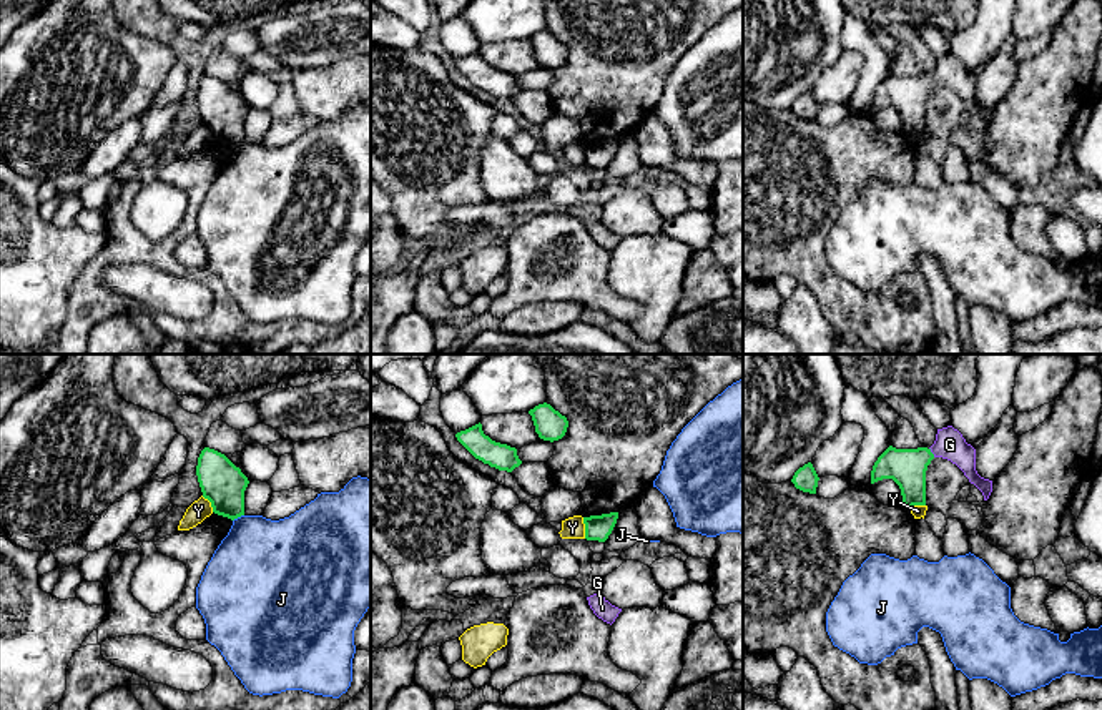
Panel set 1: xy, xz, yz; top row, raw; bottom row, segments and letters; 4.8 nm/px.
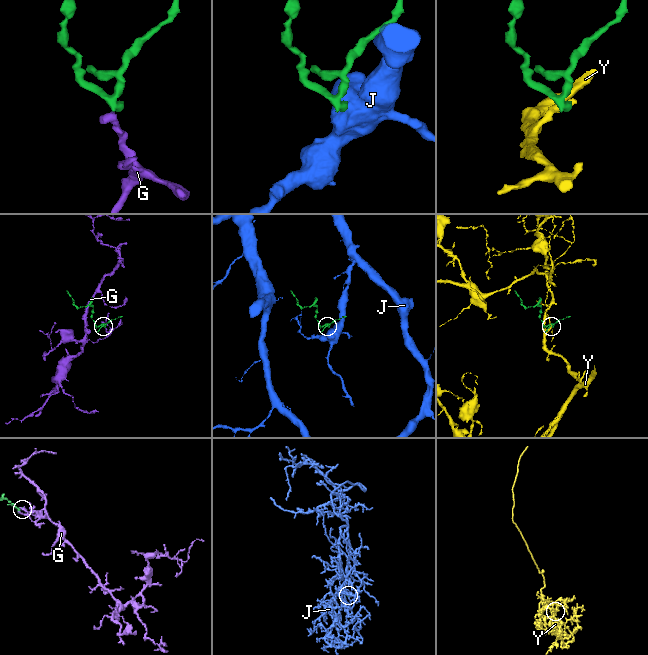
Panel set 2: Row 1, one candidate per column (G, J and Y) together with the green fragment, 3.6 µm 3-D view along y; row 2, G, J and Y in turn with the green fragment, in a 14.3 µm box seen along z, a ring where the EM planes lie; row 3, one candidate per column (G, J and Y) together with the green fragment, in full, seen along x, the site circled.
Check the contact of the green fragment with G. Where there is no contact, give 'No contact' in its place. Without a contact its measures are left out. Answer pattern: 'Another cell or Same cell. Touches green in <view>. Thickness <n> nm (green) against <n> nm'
Same cell. Touches green in yz. Thickness 180 nm (green) against 150 nm

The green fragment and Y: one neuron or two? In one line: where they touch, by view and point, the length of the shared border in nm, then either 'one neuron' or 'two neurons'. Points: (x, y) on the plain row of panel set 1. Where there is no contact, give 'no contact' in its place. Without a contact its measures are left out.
contact xz (585, 155); length 110 nm; two neurons

